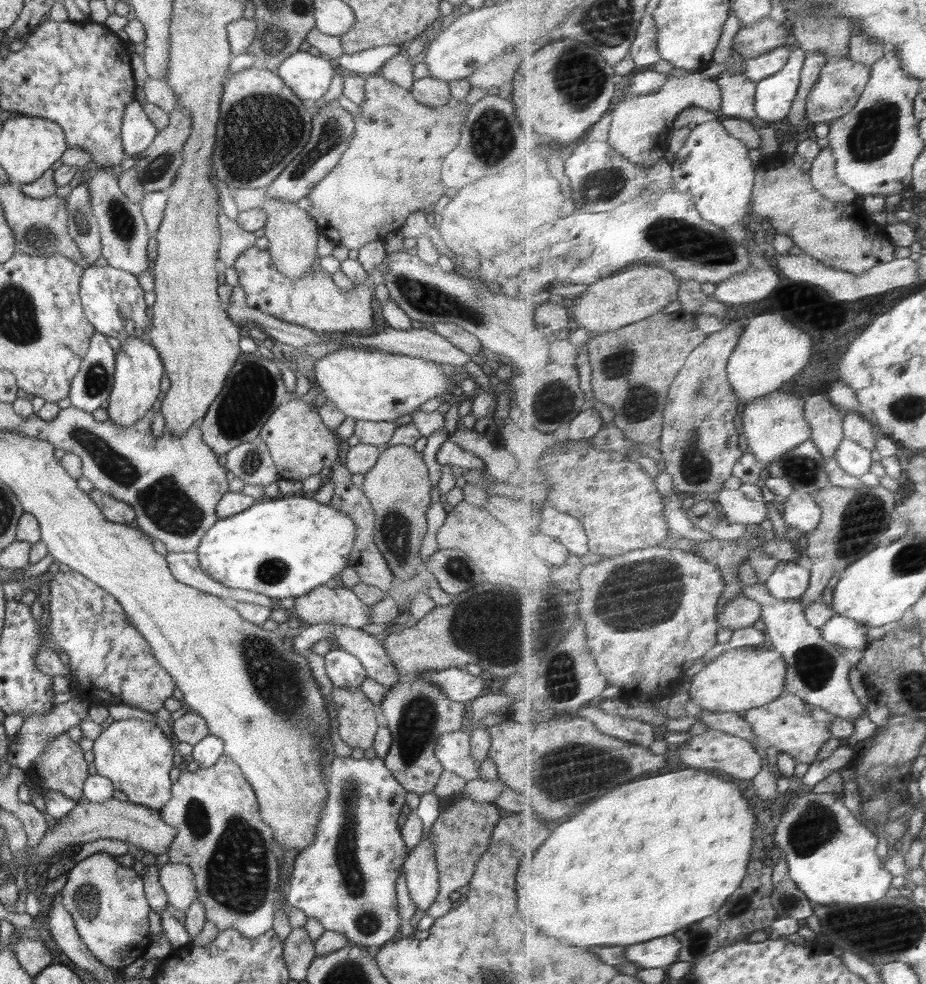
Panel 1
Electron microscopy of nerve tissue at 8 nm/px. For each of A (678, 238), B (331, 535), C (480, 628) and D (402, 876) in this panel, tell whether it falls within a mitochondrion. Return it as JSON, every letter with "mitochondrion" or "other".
{"A":"mitochondrion","B":"other","C":"mitochondrion","D":"other"}

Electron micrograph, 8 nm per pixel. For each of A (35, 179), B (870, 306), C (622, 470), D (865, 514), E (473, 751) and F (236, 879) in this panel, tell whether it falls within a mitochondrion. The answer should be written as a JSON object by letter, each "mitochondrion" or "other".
{"A":"other","B":"other","C":"other","D":"mitochondrion","E":"other","F":"mitochondrion"}

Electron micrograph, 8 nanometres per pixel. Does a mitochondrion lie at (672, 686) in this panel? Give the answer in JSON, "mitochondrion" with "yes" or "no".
{"mitochondrion":"no"}

